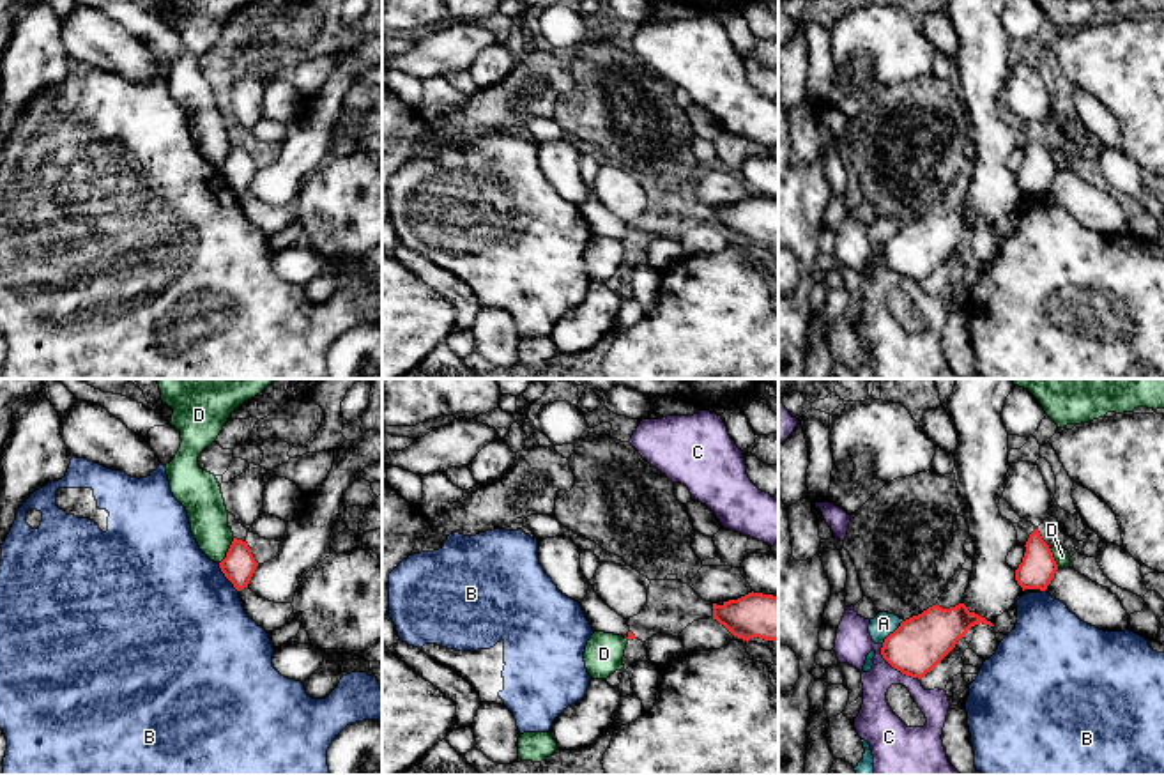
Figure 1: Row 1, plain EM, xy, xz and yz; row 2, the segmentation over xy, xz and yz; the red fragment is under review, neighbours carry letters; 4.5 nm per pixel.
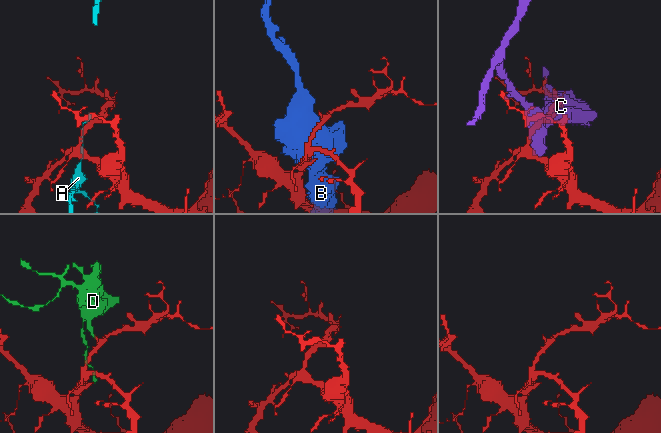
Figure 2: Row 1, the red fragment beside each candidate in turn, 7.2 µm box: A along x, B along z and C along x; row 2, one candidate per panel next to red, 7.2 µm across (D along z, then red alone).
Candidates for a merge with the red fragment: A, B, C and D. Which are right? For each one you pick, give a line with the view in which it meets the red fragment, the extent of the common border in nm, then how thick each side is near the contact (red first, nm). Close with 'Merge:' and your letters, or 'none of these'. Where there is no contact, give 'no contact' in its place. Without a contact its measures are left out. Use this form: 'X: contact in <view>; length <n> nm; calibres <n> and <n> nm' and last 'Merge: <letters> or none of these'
Merge: none of these

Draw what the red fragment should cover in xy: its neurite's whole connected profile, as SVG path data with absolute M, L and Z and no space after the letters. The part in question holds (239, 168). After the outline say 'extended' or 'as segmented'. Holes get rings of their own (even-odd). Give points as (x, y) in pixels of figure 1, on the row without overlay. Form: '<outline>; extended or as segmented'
M234 142L226 161L219 166L221 175L237 195L248 191L257 170L258 166L255 165L248 147L237 142Z; as segmented

